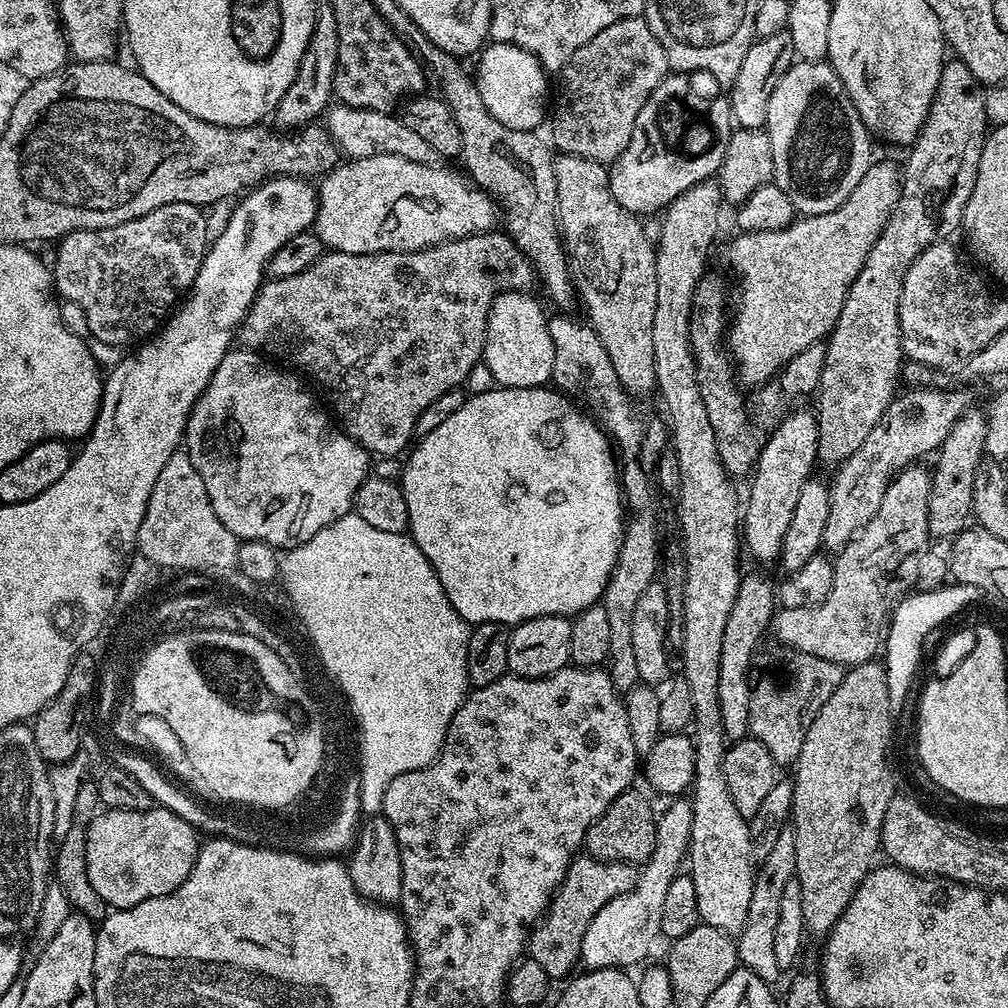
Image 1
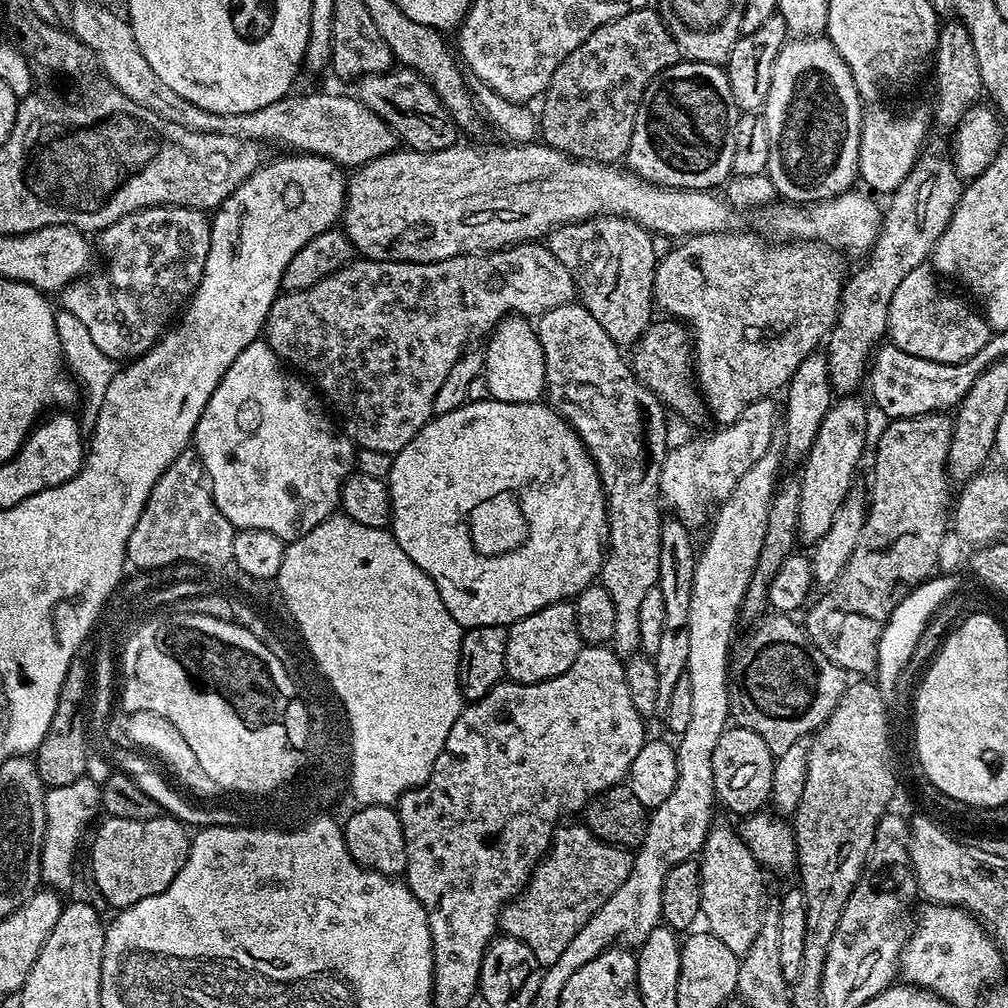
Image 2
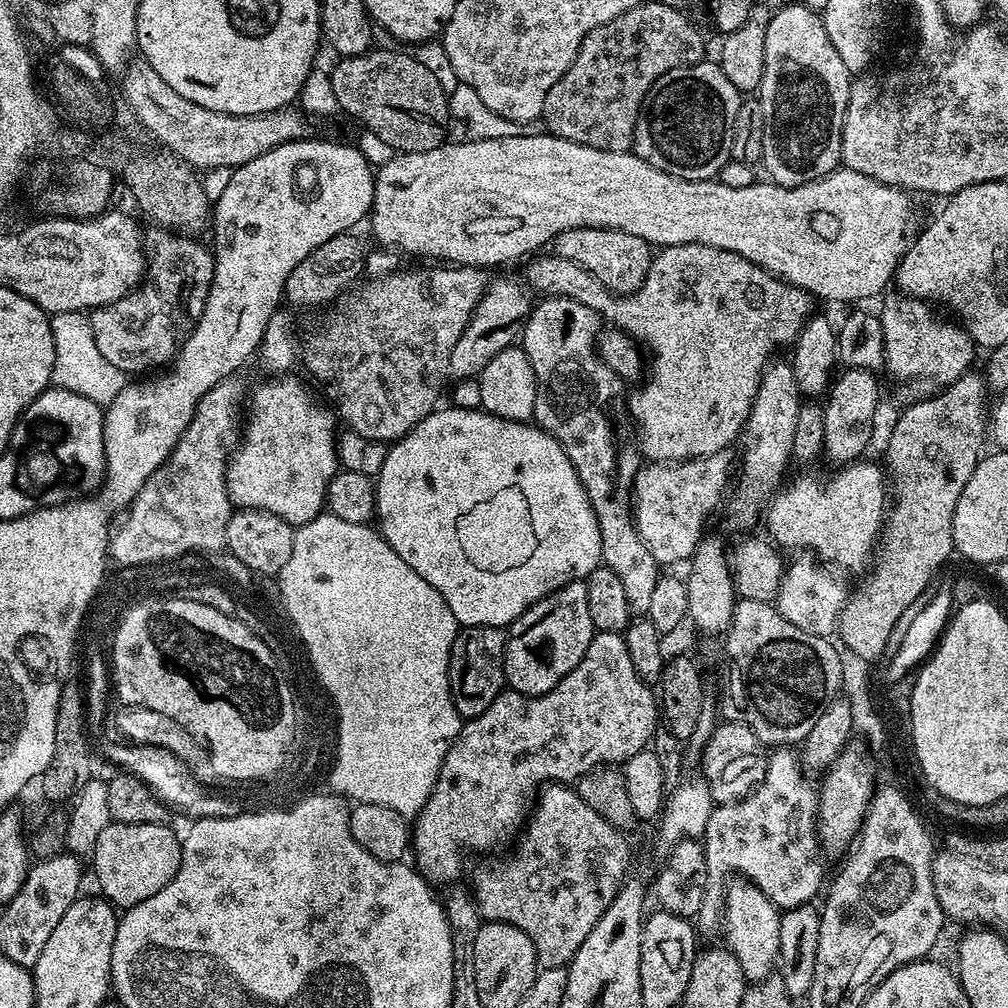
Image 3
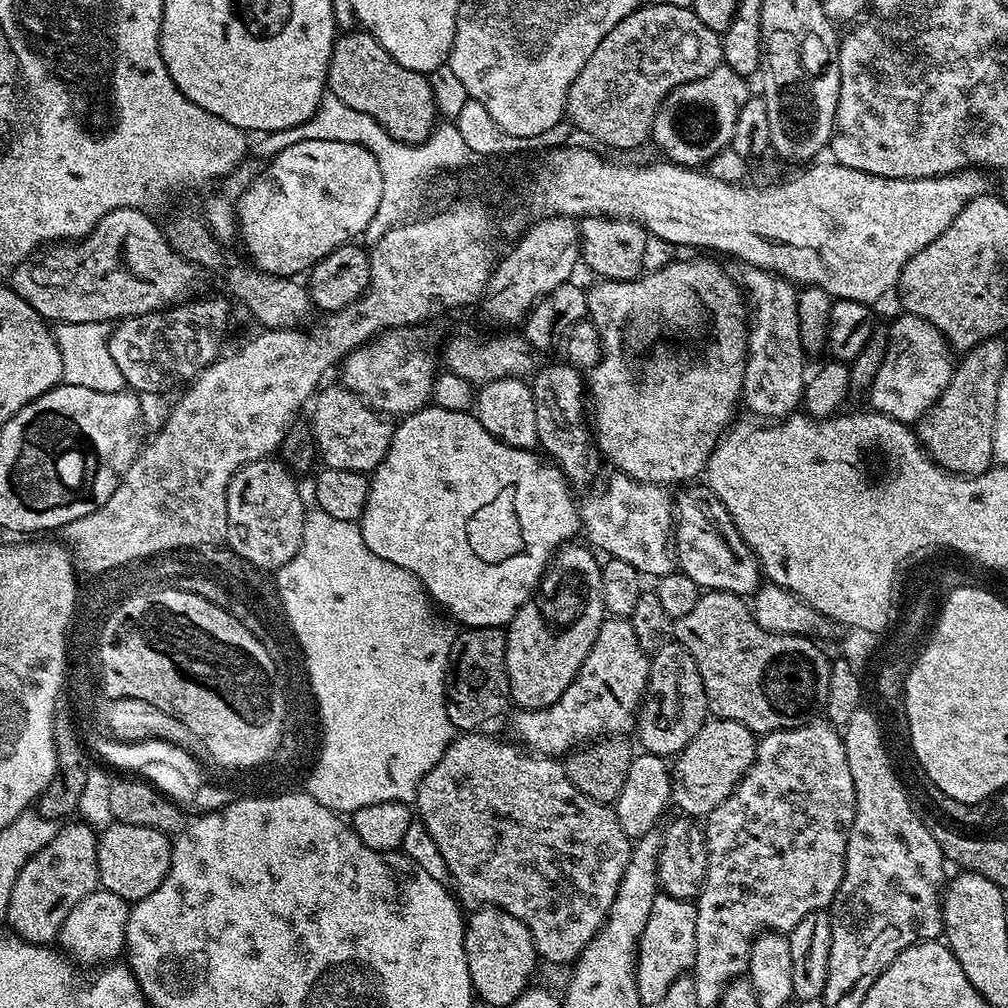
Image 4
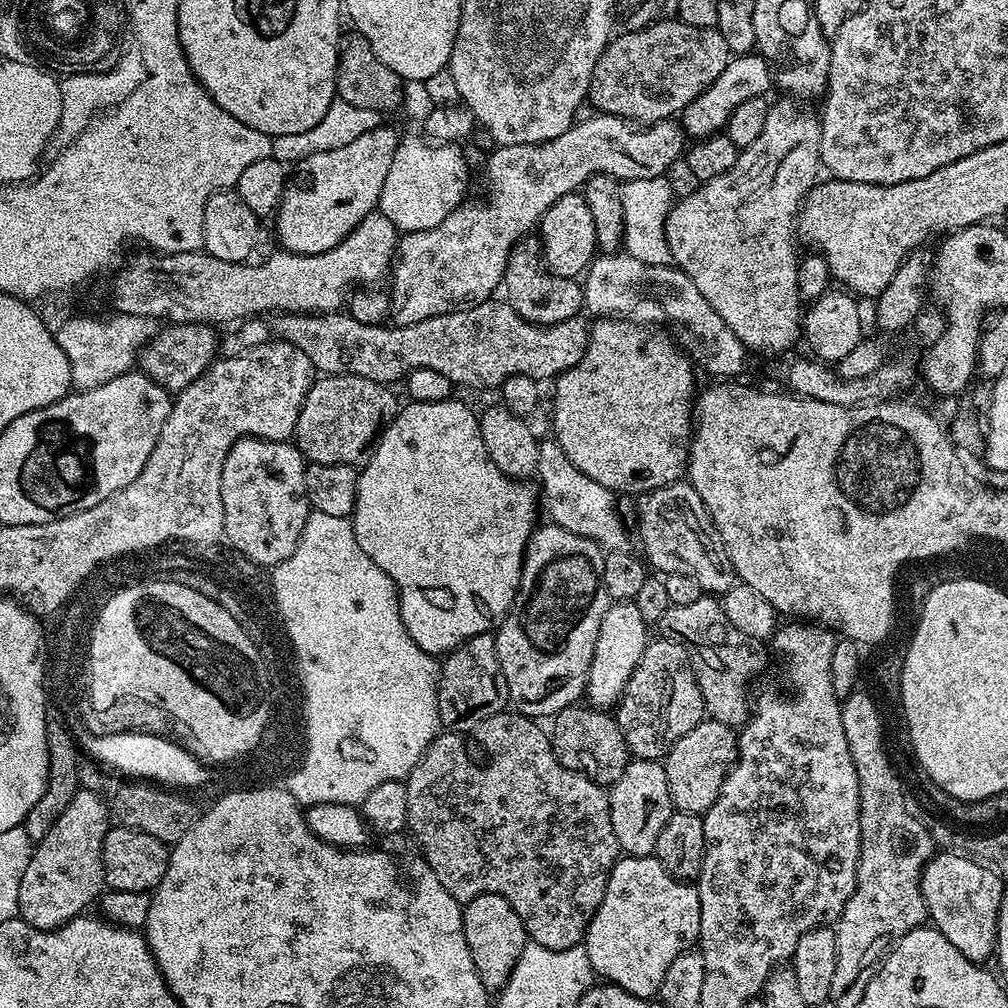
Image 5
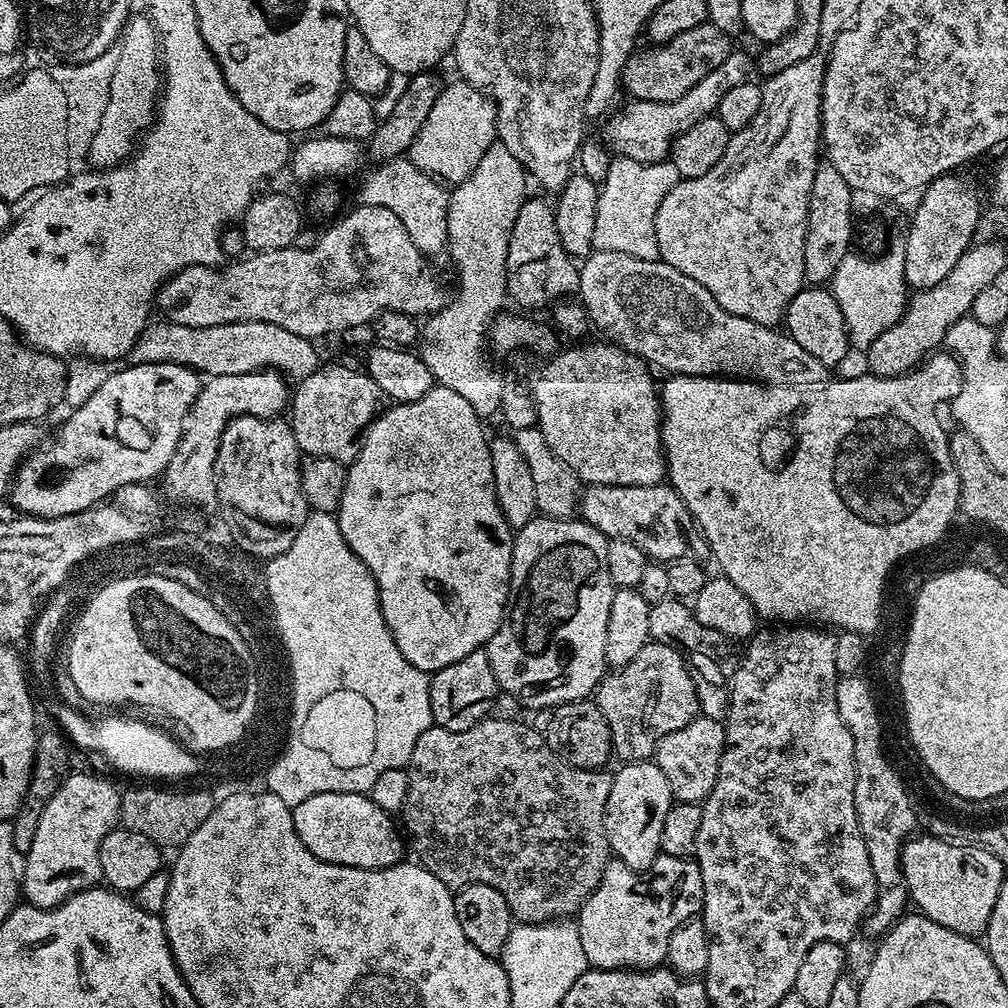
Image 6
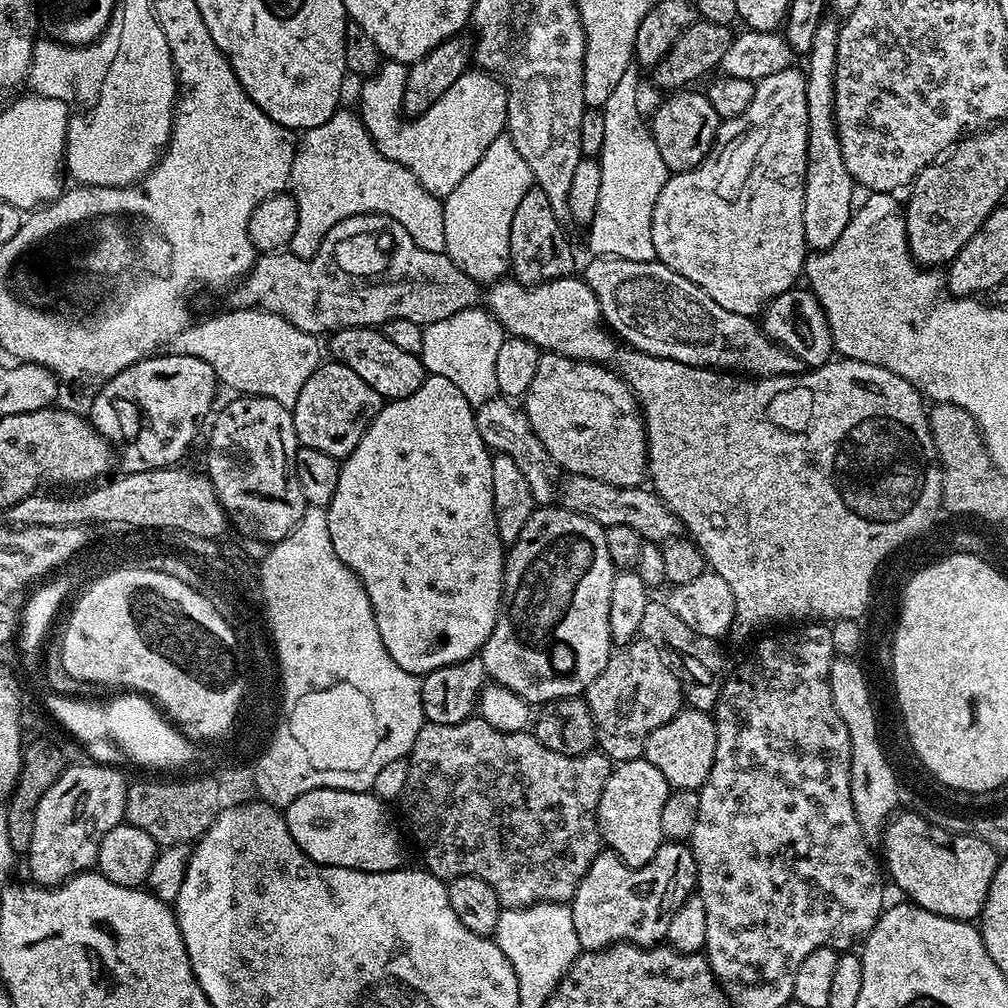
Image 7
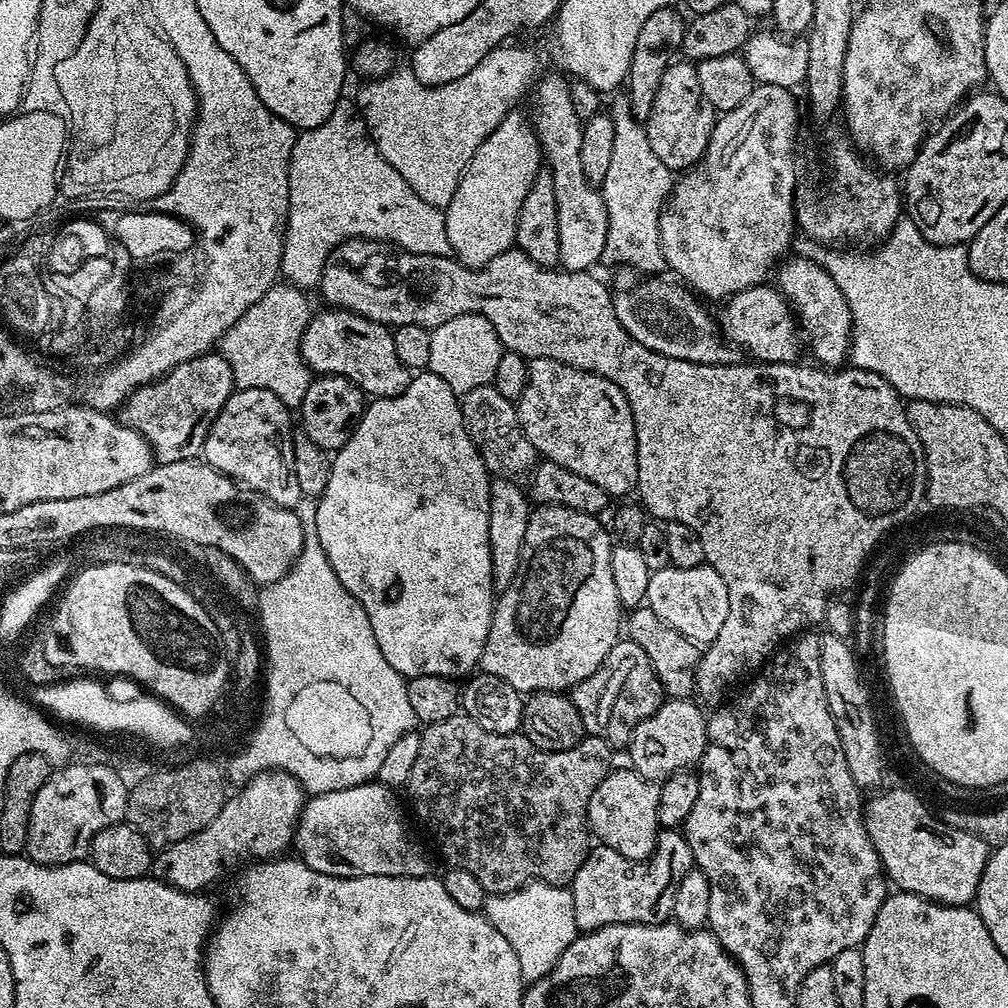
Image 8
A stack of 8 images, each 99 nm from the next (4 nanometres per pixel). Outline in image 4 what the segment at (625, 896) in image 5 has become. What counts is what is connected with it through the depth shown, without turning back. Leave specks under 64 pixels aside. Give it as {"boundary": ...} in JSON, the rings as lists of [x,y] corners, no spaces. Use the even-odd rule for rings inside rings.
{"boundary":[[[657,895],[654,910],[646,922],[646,930],[640,939],[640,951],[636,953],[636,985],[640,1000],[645,1006],[662,1002],[666,990],[674,983],[674,978],[691,973],[696,961],[696,906],[693,901]]]}

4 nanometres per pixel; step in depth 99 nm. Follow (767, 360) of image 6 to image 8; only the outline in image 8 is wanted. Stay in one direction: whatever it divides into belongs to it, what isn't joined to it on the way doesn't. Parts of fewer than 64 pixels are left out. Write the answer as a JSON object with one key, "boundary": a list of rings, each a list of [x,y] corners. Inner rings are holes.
{"boundary":[[[652,278],[649,284],[640,284],[629,292],[615,293],[614,310],[618,322],[622,322],[626,331],[642,346],[663,356],[682,358],[695,364],[733,363],[737,359],[737,349],[722,339],[720,325],[713,313],[711,316],[687,287],[679,283],[667,284],[660,279],[664,278]]]}

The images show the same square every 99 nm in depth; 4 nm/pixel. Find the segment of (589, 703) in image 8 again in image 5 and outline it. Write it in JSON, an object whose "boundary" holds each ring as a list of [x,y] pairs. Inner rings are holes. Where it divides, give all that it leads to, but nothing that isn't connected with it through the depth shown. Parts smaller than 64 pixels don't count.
{"boundary":[[[663,638],[649,639],[642,658],[638,658],[638,666],[634,666],[634,674],[630,674],[630,682],[626,682],[624,693],[620,695],[614,715],[628,743],[629,753],[638,760],[659,761],[663,761],[670,746],[674,746],[674,742],[678,742],[682,734],[690,734],[690,730],[694,730],[694,726],[698,726],[701,720],[705,719],[702,690],[696,681],[692,659],[683,644]]]}

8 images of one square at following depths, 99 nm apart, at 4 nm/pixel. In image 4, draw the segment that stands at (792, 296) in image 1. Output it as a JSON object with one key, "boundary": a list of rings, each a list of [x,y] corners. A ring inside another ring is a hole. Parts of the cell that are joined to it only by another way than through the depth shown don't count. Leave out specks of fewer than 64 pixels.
{"boundary":[[[700,254],[697,260],[680,260],[680,258],[673,258],[673,260],[667,264],[666,266],[662,266],[662,270],[654,270],[653,272],[649,272],[647,274],[641,275],[637,279],[632,280],[609,280],[609,279],[597,279],[595,282],[596,285],[591,289],[590,287],[587,289],[586,295],[588,297],[588,316],[590,317],[590,321],[597,328],[598,334],[601,338],[601,350],[602,353],[600,358],[594,368],[591,369],[587,373],[586,376],[586,392],[590,397],[590,428],[594,433],[594,444],[600,447],[600,452],[605,456],[606,459],[609,460],[610,463],[616,467],[615,471],[617,473],[623,474],[625,476],[629,476],[631,480],[636,480],[639,484],[658,484],[661,486],[673,486],[672,484],[680,484],[683,485],[685,482],[692,482],[696,475],[703,473],[705,469],[708,467],[708,459],[710,458],[710,454],[716,448],[717,442],[719,442],[721,436],[724,435],[725,432],[728,431],[730,425],[733,423],[734,417],[737,415],[736,412],[736,404],[741,403],[742,397],[744,395],[744,362],[748,359],[748,326],[750,323],[750,312],[746,307],[746,296],[742,291],[739,283],[734,279],[733,273],[732,276],[727,272],[726,269],[723,268],[722,265],[719,264],[719,259],[709,258],[707,255]]]}

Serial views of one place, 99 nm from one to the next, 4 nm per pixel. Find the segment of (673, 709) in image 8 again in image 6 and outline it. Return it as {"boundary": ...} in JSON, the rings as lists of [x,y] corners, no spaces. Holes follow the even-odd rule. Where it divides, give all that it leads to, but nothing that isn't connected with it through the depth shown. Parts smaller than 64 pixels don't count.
{"boundary":[[[700,714],[689,724],[682,726],[682,730],[674,730],[674,734],[666,734],[666,738],[658,742],[654,762],[658,770],[666,774],[666,782],[670,782],[673,801],[681,804],[700,804],[708,797],[710,790],[714,790],[723,753],[723,723]]]}

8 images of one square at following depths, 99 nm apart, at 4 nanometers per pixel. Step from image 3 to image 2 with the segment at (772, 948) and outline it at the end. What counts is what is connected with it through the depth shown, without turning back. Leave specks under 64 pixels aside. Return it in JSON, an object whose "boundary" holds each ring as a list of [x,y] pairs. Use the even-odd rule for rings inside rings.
{"boundary":[[[713,823],[708,829],[708,836],[704,839],[704,846],[698,853],[700,865],[700,889],[702,890],[702,902],[700,903],[700,915],[707,931],[711,932],[718,942],[723,942],[729,950],[734,950],[736,956],[744,956],[746,950],[754,942],[754,938],[760,929],[760,917],[765,907],[764,880],[760,877],[762,866],[754,858],[754,854],[746,846],[739,831],[728,824]]]}

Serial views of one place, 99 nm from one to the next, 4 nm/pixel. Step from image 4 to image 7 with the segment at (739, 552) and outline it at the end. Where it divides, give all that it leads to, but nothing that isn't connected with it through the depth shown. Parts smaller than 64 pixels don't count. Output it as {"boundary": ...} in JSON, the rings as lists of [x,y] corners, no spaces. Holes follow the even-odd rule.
{"boundary":[[[565,475],[558,485],[558,500],[563,507],[568,508],[574,514],[582,514],[591,520],[597,520],[605,528],[610,526],[630,526],[640,535],[641,541],[663,545],[666,540],[675,540],[681,535],[682,525],[670,509],[662,502],[662,498],[652,491],[651,487],[623,488],[622,486],[610,486],[606,482],[598,482],[598,478],[586,478],[585,476]]]}

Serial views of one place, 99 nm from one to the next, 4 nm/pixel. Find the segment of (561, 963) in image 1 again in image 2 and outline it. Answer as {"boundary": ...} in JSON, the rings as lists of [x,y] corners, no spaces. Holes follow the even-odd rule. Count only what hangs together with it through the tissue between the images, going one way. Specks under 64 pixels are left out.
{"boundary":[[[583,822],[561,823],[552,835],[548,853],[533,870],[527,888],[500,911],[499,931],[505,936],[513,936],[515,940],[526,942],[526,946],[530,946],[534,958],[538,958],[542,966],[558,962],[558,957],[562,950],[566,950],[566,946],[570,946],[574,934],[578,934],[578,930],[582,930],[582,926],[586,926],[586,922],[590,922],[592,915],[604,905],[606,898],[610,898],[610,894],[614,894],[614,890],[618,890],[618,886],[626,882],[632,869],[632,858],[633,853],[629,849],[600,840]]]}

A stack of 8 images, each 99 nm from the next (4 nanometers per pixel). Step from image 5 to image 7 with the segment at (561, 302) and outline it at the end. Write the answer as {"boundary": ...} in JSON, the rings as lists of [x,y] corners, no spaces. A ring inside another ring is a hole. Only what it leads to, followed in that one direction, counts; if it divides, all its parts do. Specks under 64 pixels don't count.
{"boundary":[[[531,187],[526,190],[522,202],[518,202],[518,210],[514,210],[514,222],[510,222],[510,272],[520,284],[544,284],[547,280],[557,280],[563,276],[573,275],[572,244],[564,233],[561,217],[554,214],[554,206],[550,206],[550,198],[541,188]]]}

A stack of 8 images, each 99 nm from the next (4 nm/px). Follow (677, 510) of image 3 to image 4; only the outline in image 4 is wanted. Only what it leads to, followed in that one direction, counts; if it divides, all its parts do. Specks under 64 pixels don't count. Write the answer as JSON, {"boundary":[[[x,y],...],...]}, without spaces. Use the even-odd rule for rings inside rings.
{"boundary":[[[623,474],[613,475],[613,480],[605,482],[601,488],[593,490],[589,496],[579,497],[578,511],[580,513],[580,527],[585,541],[597,553],[605,557],[630,562],[637,572],[645,577],[659,578],[670,574],[674,570],[674,560],[670,555],[670,541],[674,536],[674,496],[667,487],[658,484],[639,484]]]}

